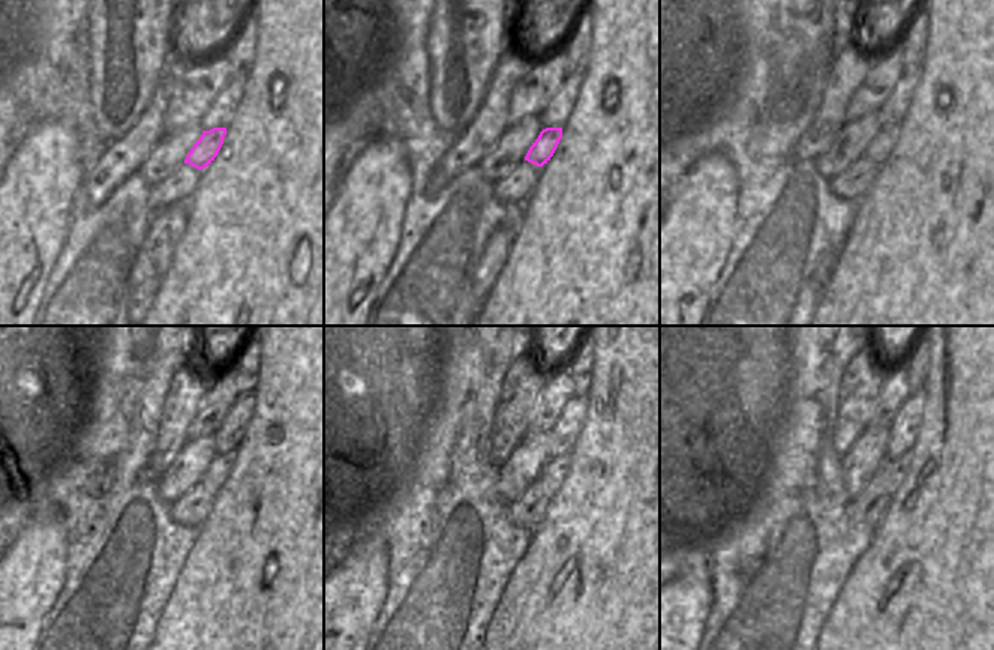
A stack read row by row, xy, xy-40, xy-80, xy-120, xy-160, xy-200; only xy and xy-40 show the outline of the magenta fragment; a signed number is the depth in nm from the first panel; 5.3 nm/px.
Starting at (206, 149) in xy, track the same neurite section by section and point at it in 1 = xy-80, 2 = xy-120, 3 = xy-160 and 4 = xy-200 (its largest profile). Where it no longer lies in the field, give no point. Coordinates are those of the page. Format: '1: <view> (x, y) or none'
1: xy-80 (880, 147)
2: xy-120 (215, 476)
3: xy-160 (553, 473)
4: xy-200 (894, 470)

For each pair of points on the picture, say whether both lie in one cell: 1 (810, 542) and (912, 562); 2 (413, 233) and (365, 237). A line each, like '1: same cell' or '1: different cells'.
1: different cells
2: different cells

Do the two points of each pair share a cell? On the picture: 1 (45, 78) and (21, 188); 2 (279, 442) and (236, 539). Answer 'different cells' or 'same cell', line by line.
1: different cells
2: same cell

